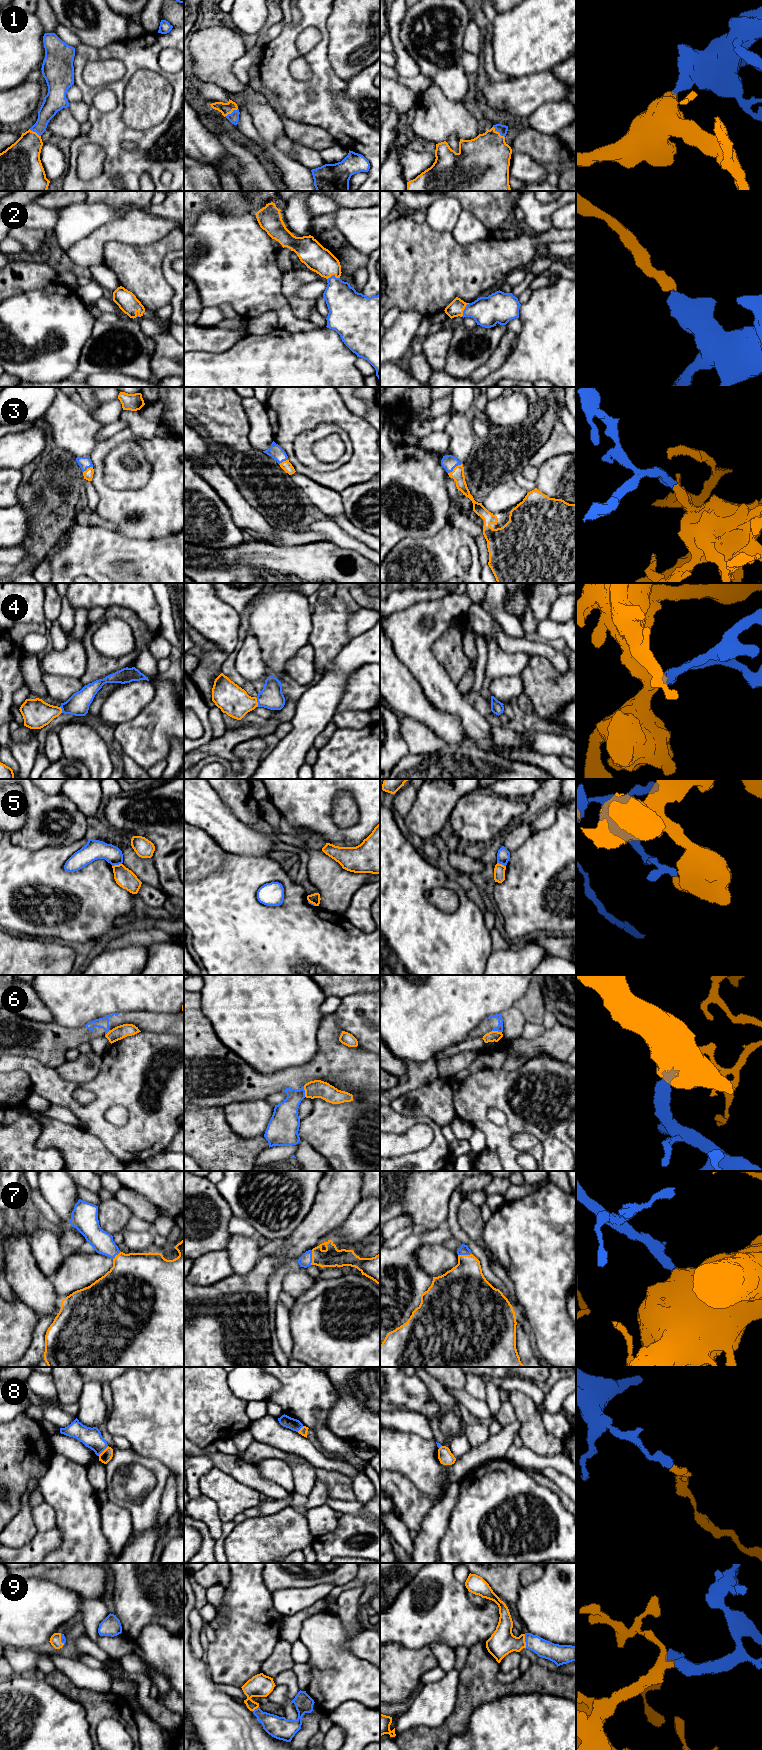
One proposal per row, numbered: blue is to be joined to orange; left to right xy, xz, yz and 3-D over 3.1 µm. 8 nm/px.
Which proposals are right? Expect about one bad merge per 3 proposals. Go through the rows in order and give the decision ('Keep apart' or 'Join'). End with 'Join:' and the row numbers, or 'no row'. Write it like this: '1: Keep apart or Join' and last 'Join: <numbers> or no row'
1: Join
2: Join
3: Join
4: Join
5: Keep apart
6: Keep apart
7: Join
8: Keep apart
9: Join
Join: 1, 2, 3, 4, 7, 9

